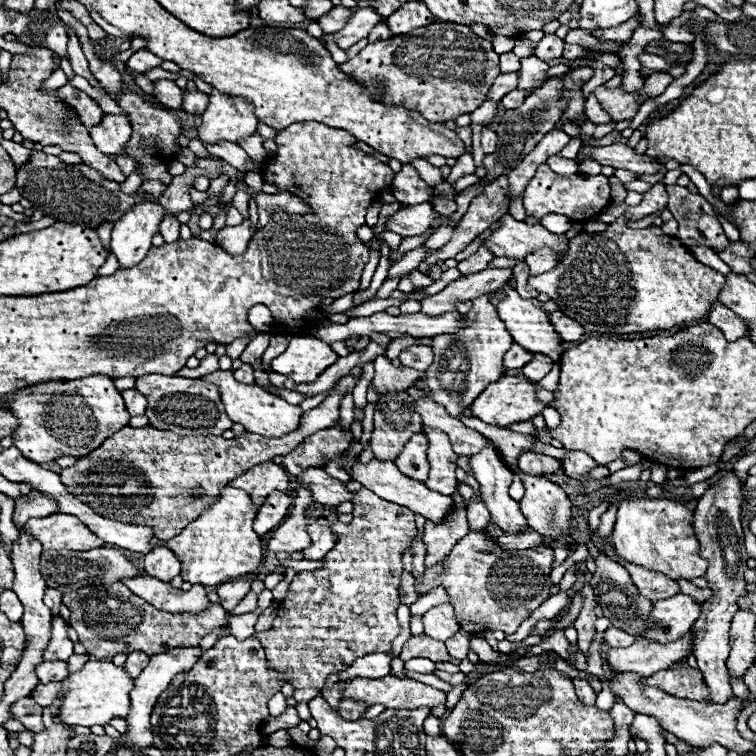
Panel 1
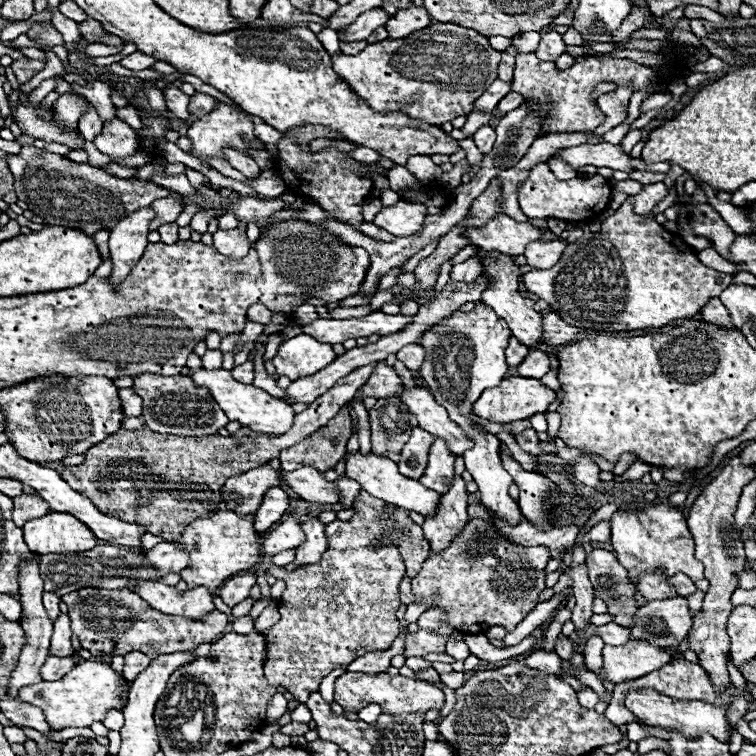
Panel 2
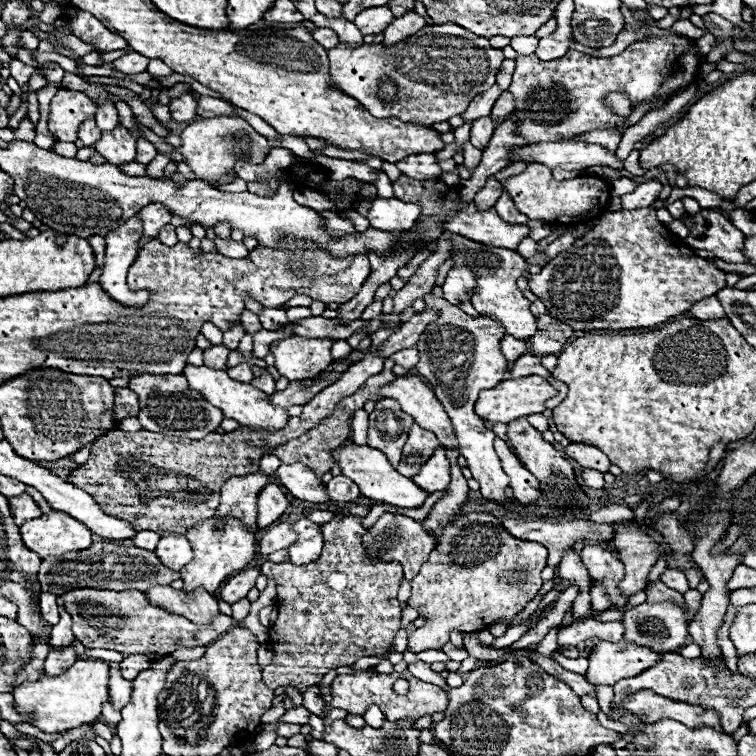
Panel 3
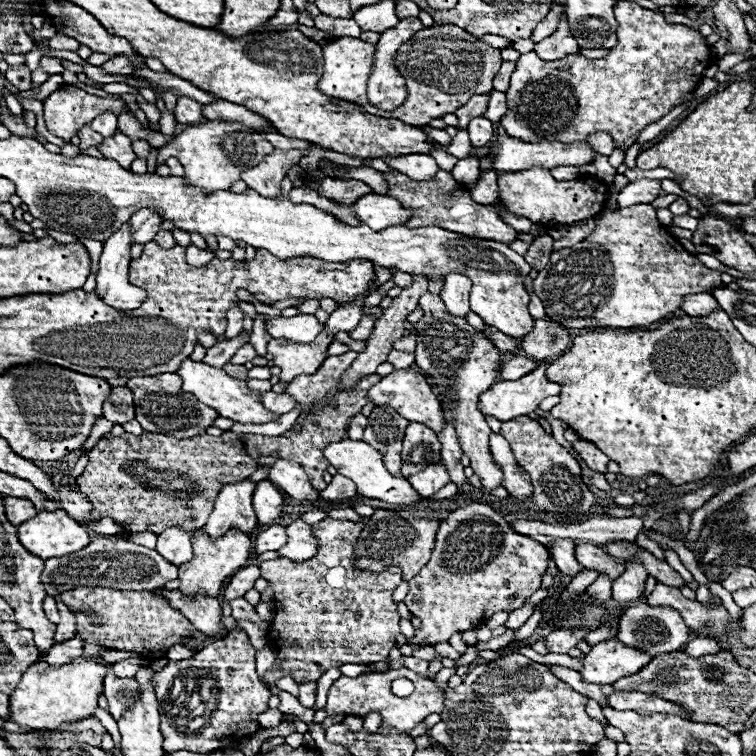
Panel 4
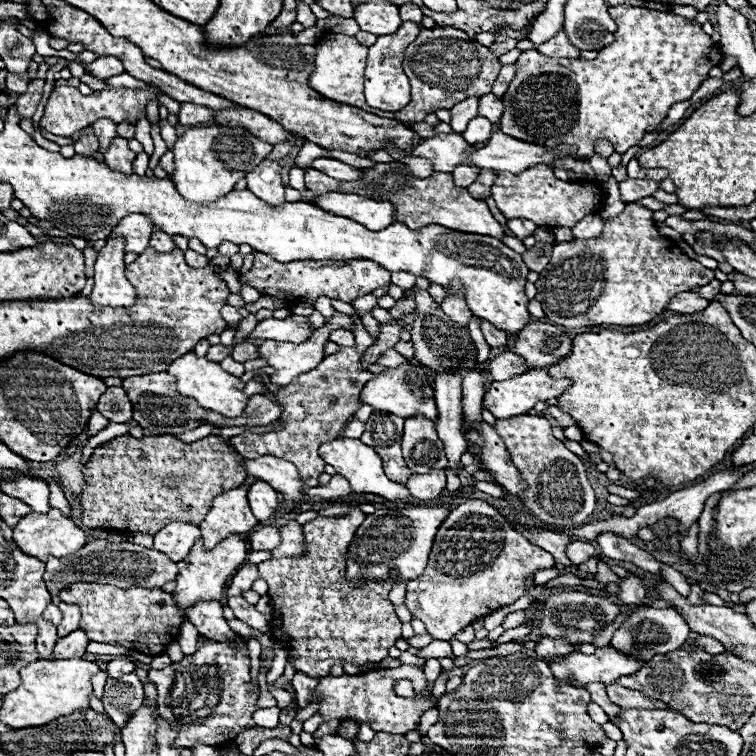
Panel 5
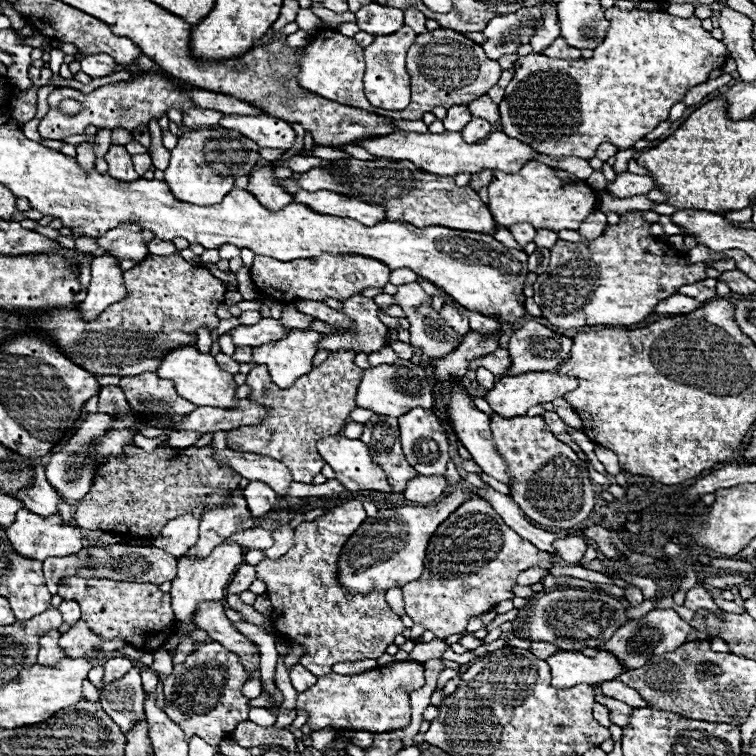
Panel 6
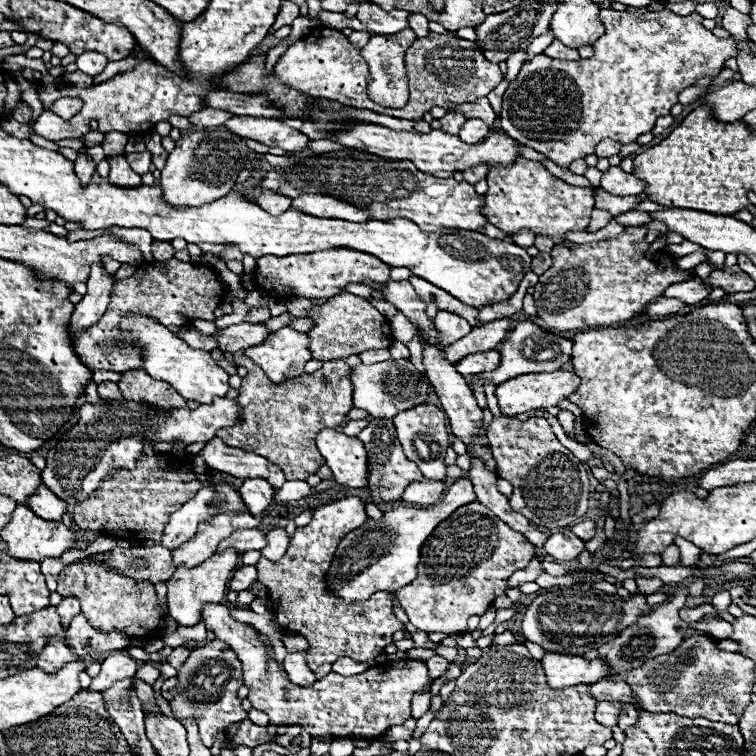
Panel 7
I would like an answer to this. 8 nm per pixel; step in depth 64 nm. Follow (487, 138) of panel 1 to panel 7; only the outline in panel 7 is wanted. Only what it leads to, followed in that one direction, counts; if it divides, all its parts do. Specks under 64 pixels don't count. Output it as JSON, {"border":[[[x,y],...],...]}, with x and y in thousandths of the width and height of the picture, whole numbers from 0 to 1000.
{"border":[[[619,156],[616,161],[614,161],[614,167],[611,167],[611,172],[608,172],[608,185],[614,185],[616,190],[630,190],[630,188],[635,188],[635,185],[640,185],[640,180],[646,180],[646,167],[638,161],[638,159],[632,159],[632,156]]]}

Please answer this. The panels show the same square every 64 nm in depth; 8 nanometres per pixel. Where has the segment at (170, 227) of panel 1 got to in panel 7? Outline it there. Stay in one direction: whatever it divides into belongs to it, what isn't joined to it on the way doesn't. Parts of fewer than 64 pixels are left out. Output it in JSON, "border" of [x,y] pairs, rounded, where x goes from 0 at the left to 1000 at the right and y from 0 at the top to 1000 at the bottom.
{"border":[[[204,317],[201,320],[201,339],[204,339],[204,344],[209,344],[209,347],[217,347],[217,344],[225,344],[228,339],[230,339],[230,328],[225,325],[225,323],[217,323],[217,320],[212,320],[212,317]]]}

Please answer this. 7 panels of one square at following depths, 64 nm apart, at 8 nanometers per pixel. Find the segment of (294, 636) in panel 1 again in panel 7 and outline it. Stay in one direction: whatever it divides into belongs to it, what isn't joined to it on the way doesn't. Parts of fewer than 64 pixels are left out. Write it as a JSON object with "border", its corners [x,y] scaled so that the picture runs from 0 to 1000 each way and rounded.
{"border":[[[474,656],[437,661],[434,667],[415,672],[410,693],[392,698],[378,733],[368,743],[344,738],[339,746],[341,770],[347,770],[357,783],[362,810],[370,815],[370,828],[384,836],[394,836],[394,841],[402,841],[410,849],[413,860],[407,860],[405,873],[418,897],[429,897],[437,889],[437,878],[452,868],[471,876],[495,873],[508,865],[513,852],[521,849],[519,839],[524,833],[534,833],[519,810],[519,788],[513,783],[497,783],[479,799],[455,799],[450,791],[439,788],[429,772],[429,762],[447,717],[455,706],[476,698],[481,690],[484,675]]]}

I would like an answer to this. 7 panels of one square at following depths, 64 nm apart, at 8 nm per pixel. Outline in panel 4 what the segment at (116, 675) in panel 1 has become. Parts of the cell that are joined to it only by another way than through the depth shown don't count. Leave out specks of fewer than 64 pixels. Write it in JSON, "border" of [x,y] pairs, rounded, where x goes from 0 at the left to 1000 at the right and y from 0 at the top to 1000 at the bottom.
{"border":[[[108,868],[93,878],[82,878],[74,884],[58,876],[45,876],[34,889],[29,889],[26,905],[13,918],[11,955],[45,966],[74,966],[82,955],[122,947],[130,934],[130,918],[135,913],[135,899],[140,889],[140,878],[114,873]]]}

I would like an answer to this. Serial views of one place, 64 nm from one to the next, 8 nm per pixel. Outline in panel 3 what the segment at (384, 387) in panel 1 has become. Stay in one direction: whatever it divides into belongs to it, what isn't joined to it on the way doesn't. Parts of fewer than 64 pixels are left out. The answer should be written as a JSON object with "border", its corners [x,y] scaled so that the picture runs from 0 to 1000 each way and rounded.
{"border":[[[505,489],[505,492],[497,495],[497,497],[489,497],[489,500],[481,505],[481,511],[474,513],[474,519],[468,519],[466,524],[460,524],[460,526],[455,526],[455,529],[450,529],[450,532],[444,534],[442,548],[437,548],[434,553],[423,556],[423,561],[418,561],[415,566],[410,566],[402,577],[397,577],[397,579],[392,579],[392,582],[384,582],[384,585],[378,585],[378,587],[370,587],[370,590],[365,590],[365,593],[360,593],[360,595],[352,595],[352,598],[368,603],[376,614],[389,614],[389,611],[405,614],[407,619],[413,619],[413,624],[418,624],[418,632],[423,635],[426,627],[434,624],[434,622],[442,616],[439,595],[447,593],[450,587],[455,587],[455,585],[460,582],[460,577],[463,577],[463,550],[468,550],[471,542],[481,540],[481,534],[484,534],[487,529],[497,529],[497,526],[500,526],[500,521],[497,521],[500,513],[508,511],[508,508],[513,508],[513,505],[519,505],[519,503],[521,503],[521,495],[513,492],[513,489]]]}

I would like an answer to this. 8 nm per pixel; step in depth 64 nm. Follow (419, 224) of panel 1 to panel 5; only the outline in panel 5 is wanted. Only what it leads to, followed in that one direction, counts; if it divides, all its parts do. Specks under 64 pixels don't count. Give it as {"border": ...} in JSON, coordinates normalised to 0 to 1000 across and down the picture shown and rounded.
{"border":[[[431,254],[415,262],[415,272],[429,280],[442,280],[444,286],[466,288],[484,302],[503,304],[508,296],[519,296],[519,270],[513,265],[492,265],[474,257],[452,257],[452,254]]]}

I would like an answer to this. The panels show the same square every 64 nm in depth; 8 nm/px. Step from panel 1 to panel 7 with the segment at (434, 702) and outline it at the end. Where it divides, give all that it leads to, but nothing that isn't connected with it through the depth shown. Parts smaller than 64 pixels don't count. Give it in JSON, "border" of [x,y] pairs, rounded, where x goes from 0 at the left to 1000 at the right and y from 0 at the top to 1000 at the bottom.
{"border":[[[272,799],[267,823],[286,844],[296,847],[323,878],[323,905],[331,910],[328,926],[333,937],[354,944],[360,960],[394,960],[407,966],[415,976],[466,976],[466,979],[497,979],[513,963],[534,958],[542,950],[542,931],[548,918],[571,907],[563,876],[553,873],[511,873],[471,894],[450,894],[437,889],[418,899],[413,907],[392,907],[381,899],[376,884],[357,870],[360,860],[349,854],[339,831],[315,823],[304,815],[304,804],[296,799]]]}

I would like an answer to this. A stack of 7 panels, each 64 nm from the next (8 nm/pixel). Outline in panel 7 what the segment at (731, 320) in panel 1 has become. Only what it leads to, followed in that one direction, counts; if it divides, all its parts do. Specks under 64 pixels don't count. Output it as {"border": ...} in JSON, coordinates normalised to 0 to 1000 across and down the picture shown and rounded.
{"border":[[[868,394],[862,397],[860,402],[852,405],[852,413],[849,415],[857,415],[857,418],[884,418],[884,415],[894,415],[905,407],[907,402],[902,397],[894,397],[894,394]]]}

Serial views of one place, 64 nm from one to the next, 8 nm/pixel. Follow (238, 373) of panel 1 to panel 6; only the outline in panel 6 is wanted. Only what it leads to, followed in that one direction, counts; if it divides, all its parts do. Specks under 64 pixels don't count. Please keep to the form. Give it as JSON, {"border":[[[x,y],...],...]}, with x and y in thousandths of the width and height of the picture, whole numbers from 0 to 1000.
{"border":[[[288,466],[283,474],[286,474],[286,479],[291,481],[294,489],[299,489],[299,492],[304,492],[304,495],[315,495],[315,479],[310,479],[304,471]]]}

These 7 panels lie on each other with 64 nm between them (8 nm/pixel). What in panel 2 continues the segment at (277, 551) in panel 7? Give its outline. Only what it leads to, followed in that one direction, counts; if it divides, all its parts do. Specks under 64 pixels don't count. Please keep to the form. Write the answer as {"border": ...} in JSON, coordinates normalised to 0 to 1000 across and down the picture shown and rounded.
{"border":[[[407,688],[397,693],[399,704],[405,706],[405,714],[399,722],[392,725],[392,738],[386,743],[386,749],[397,749],[397,746],[415,746],[423,741],[423,735],[429,733],[431,725],[431,709],[429,709],[429,693],[423,688]]]}

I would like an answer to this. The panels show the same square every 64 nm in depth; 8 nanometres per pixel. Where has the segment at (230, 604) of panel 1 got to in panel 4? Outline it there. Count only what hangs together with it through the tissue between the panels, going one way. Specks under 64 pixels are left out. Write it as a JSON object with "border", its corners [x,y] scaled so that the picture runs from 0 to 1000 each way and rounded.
{"border":[[[323,749],[323,751],[317,751],[317,754],[307,762],[304,772],[299,775],[296,791],[299,791],[299,794],[320,791],[328,780],[336,778],[336,770],[339,770],[341,765],[344,765],[344,751],[341,751],[341,749]]]}

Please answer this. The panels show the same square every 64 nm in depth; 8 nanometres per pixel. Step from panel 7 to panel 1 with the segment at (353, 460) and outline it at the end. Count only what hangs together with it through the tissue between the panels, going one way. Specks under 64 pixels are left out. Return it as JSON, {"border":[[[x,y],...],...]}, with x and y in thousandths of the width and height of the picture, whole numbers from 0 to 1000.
{"border":[[[492,606],[489,611],[479,614],[476,608],[463,619],[463,627],[468,635],[474,635],[481,646],[492,648],[497,656],[503,656],[505,661],[513,661],[519,667],[526,667],[526,669],[534,669],[534,672],[542,672],[548,680],[558,680],[561,685],[571,688],[571,690],[585,690],[593,680],[593,675],[598,675],[598,659],[595,656],[587,656],[582,651],[571,651],[566,646],[561,646],[558,638],[553,635],[545,635],[540,630],[534,630],[521,611],[505,611],[505,608],[497,608]]]}

